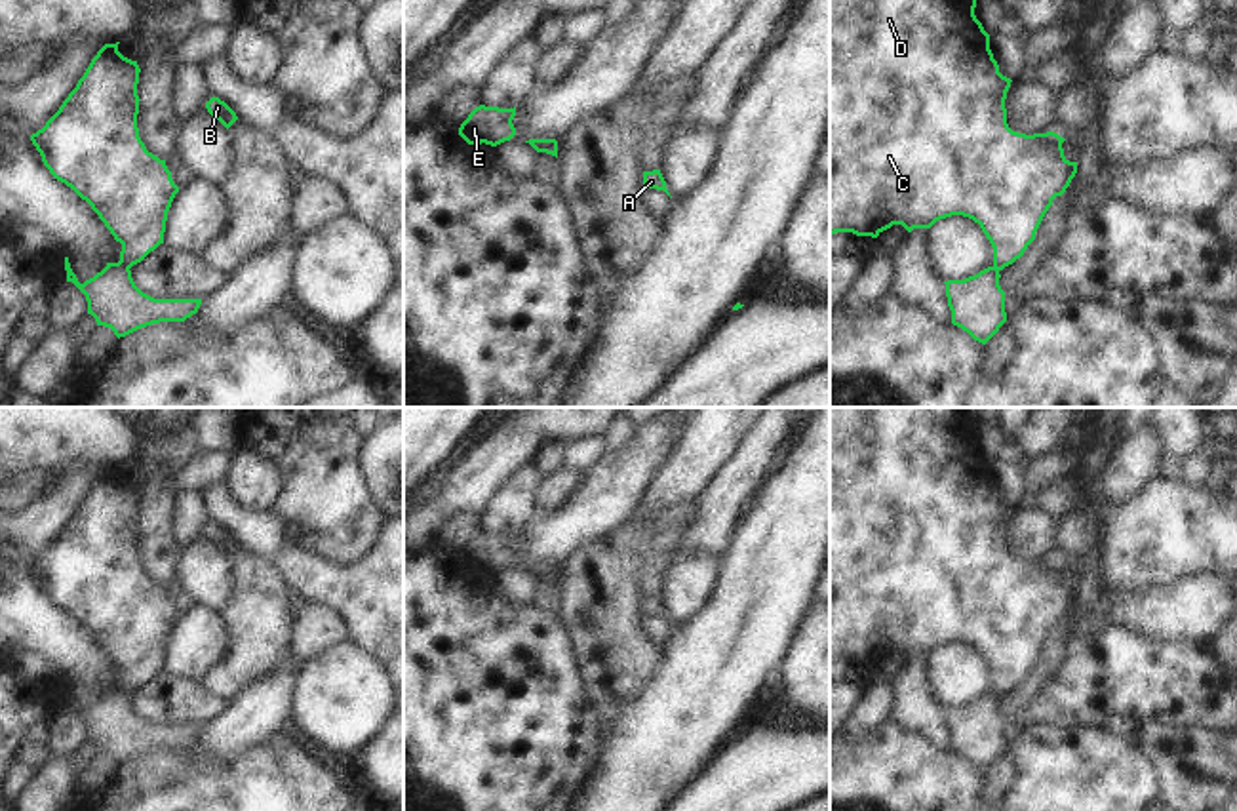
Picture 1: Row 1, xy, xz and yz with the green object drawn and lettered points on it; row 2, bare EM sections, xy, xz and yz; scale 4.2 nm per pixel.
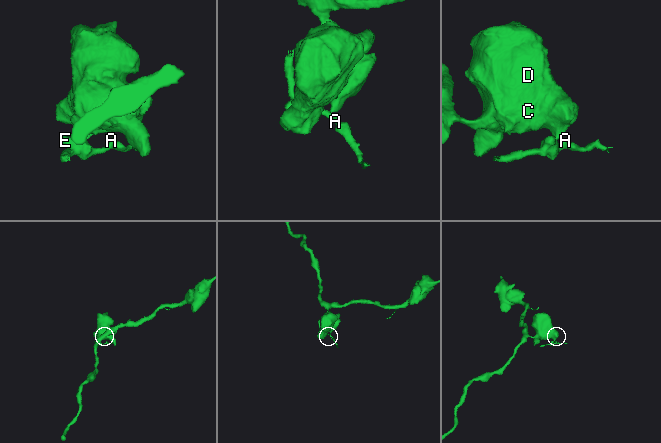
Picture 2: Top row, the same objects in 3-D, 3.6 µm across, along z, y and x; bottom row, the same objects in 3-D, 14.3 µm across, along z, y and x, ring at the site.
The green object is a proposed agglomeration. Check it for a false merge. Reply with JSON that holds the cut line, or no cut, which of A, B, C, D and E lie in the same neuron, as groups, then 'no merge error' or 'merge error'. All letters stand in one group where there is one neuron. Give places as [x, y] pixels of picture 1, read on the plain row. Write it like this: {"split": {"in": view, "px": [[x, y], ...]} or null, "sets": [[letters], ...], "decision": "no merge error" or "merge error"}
{"split": {"in": "xy", "px": [[118, 688], [130, 693]]}, "sets": [["A", "E"], ["B", "C", "D"]], "decision": "merge error"}

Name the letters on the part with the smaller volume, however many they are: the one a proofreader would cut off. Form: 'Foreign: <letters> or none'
Foreign: A, E

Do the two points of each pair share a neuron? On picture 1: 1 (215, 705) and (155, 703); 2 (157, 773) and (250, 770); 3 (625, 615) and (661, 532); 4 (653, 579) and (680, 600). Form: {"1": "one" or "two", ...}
{"1": "one", "2": "one", "3": "one", "4": "two"}

